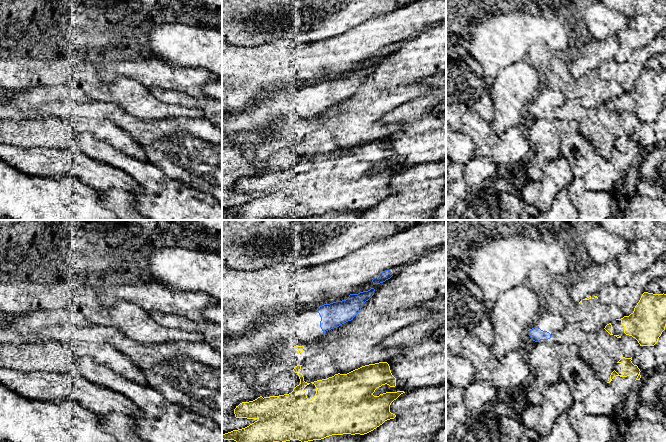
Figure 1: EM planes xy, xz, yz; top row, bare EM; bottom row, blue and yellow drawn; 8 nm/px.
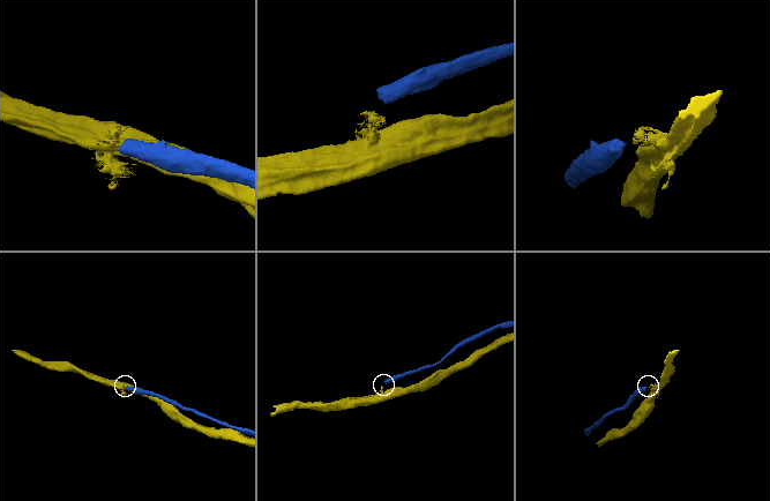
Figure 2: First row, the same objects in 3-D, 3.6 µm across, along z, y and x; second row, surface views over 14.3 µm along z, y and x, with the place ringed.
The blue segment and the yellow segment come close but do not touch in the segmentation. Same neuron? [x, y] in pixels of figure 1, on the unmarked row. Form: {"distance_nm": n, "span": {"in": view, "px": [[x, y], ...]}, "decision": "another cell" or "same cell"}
{"distance_nm": 200, "span": {"in": "xz", "px": [[323, 108], [303, 122]]}, "decision": "another cell"}

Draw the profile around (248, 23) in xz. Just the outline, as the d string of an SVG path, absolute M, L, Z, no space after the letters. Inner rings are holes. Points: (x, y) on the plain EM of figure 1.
M222 0L222 41L246 47L290 39L310 43L338 36L355 26L403 7L397 0Z

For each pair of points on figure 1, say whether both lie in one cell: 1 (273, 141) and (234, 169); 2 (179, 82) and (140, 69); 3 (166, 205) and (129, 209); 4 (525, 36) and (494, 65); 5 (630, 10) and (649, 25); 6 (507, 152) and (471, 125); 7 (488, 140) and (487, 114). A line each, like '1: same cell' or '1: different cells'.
1: same cell
2: same cell
3: different cells
4: same cell
5: different cells
6: same cell
7: different cells

